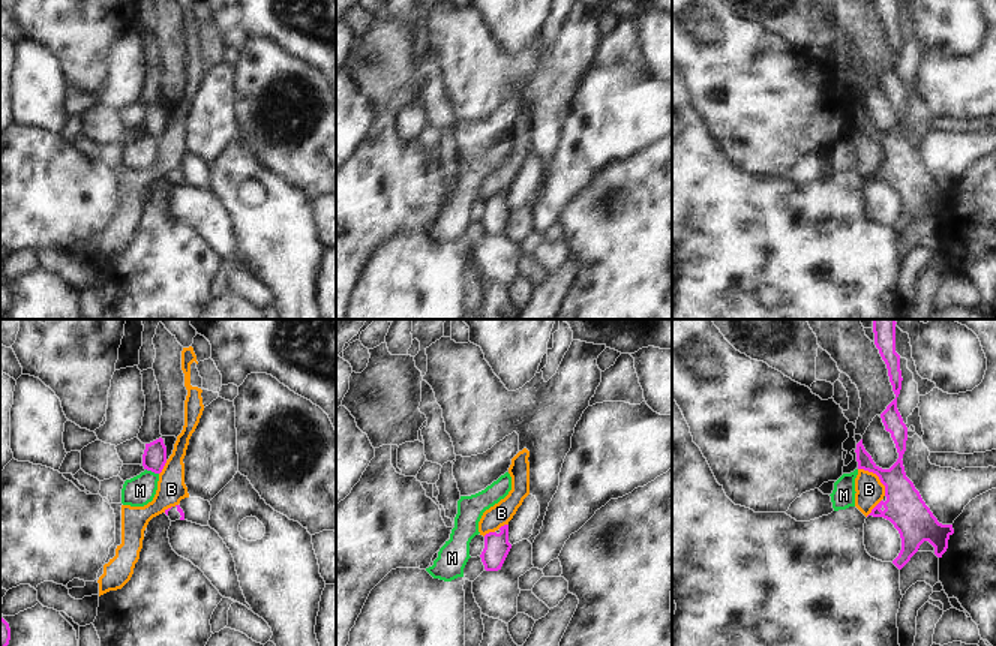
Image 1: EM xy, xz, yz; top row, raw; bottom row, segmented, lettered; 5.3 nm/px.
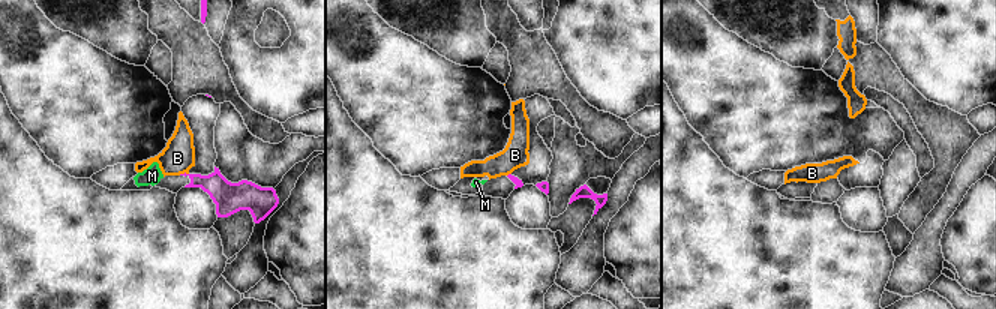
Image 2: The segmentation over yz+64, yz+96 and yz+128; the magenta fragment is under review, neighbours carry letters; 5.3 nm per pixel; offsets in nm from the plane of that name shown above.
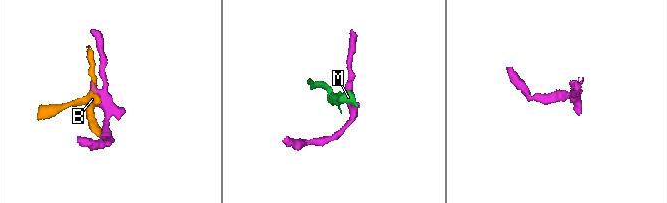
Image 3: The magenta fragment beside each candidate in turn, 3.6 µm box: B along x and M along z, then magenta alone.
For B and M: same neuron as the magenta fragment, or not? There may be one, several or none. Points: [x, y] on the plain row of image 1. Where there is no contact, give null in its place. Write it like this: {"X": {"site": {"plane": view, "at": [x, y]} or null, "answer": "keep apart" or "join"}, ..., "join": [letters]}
{"B": {"site": {"plane": "yz", "at": [878, 140]}, "answer": "keep apart"}, "M": {"site": {"plane": "xy", "at": [152, 135]}, "answer": "keep apart"}, "join": []}

